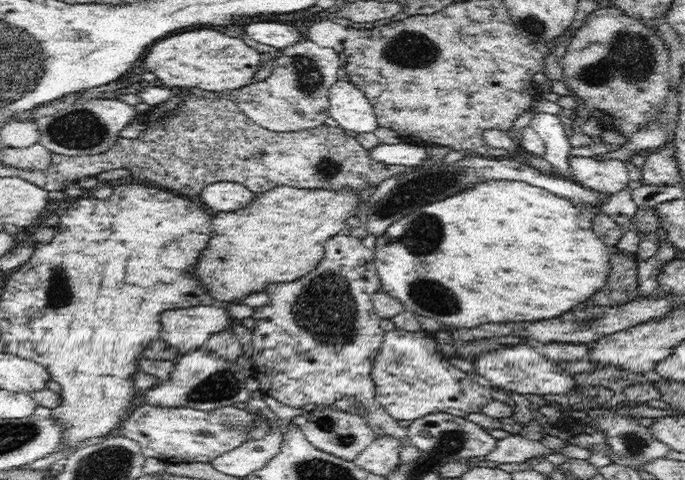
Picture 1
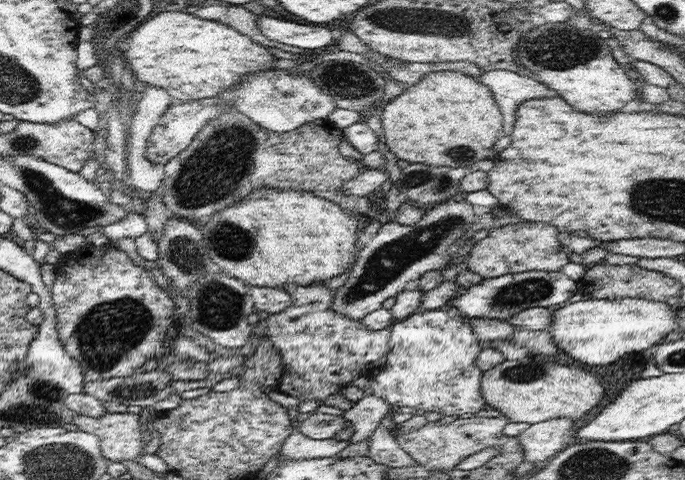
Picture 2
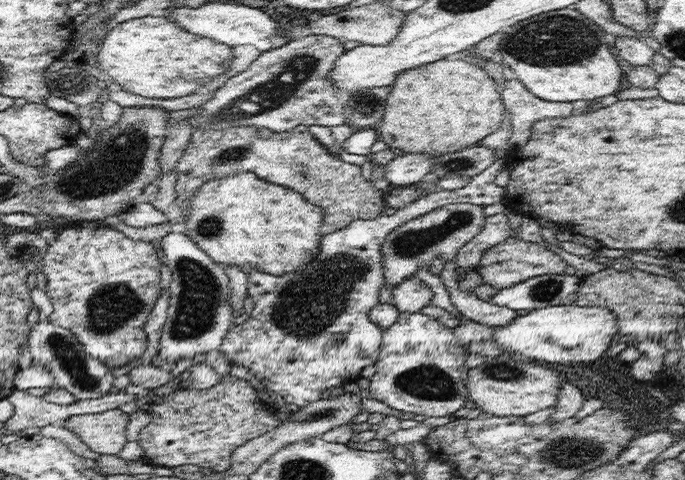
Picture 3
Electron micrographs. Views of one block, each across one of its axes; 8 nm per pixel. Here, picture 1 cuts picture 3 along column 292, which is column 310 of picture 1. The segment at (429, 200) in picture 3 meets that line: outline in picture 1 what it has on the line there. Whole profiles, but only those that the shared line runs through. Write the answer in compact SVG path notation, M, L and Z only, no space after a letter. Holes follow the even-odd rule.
M337 234L325 242L322 247L322 252L324 252L324 256L322 257L320 264L318 264L314 270L306 274L306 276L301 276L298 280L293 280L292 282L288 282L288 284L286 284L286 282L282 282L282 284L270 284L268 288L265 288L265 291L270 297L270 302L263 307L257 308L253 312L252 317L256 320L257 326L253 329L251 343L241 347L241 358L249 357L250 360L252 360L253 368L249 371L250 376L259 384L259 390L265 397L275 398L277 401L284 403L284 405L296 409L303 409L305 405L334 405L337 400L353 398L355 401L359 401L366 407L367 423L376 439L384 438L384 436L392 436L399 440L399 442L406 442L407 429L402 428L402 426L398 424L398 420L390 417L390 414L384 411L384 408L380 407L378 402L376 402L376 384L374 384L371 374L374 361L376 360L376 356L378 356L379 348L385 337L385 331L379 327L381 318L376 316L373 304L371 303L373 294L381 288L380 276L378 276L378 271L376 271L376 263L374 263L375 249L364 247L362 241L354 236Z

